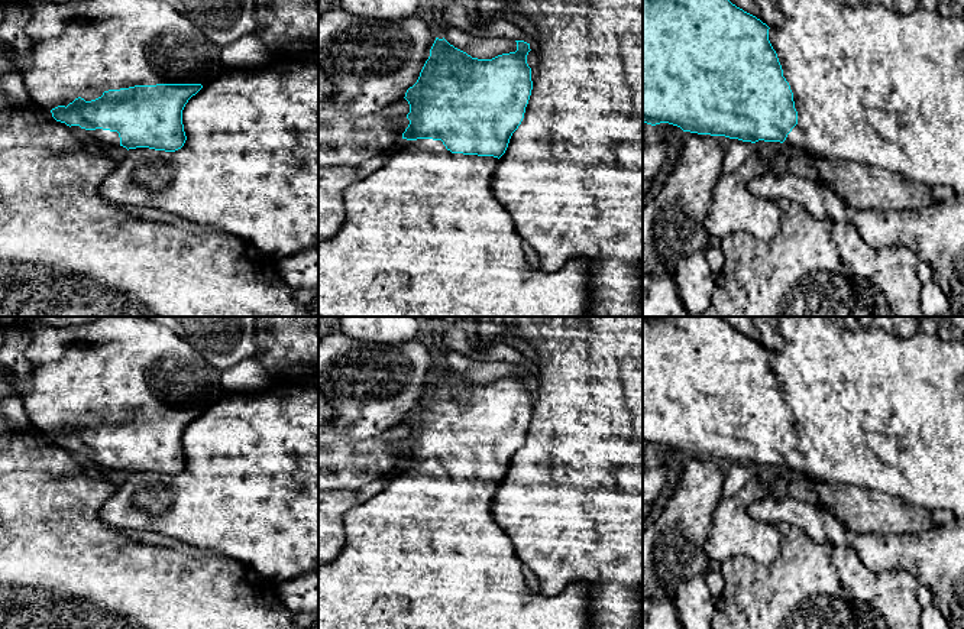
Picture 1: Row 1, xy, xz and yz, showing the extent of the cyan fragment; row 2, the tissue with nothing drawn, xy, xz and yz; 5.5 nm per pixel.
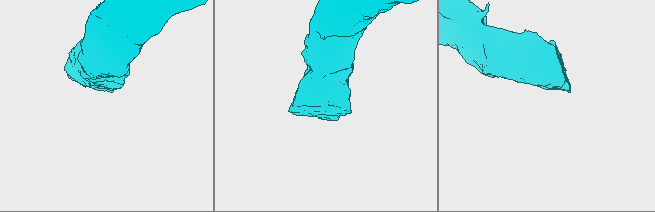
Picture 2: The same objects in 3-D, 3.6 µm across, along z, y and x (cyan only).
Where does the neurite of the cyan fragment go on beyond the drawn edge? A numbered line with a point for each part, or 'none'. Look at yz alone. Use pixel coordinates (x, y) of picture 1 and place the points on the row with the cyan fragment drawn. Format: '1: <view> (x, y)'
1: yz (872, 86)

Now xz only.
1: xz (424, 236)

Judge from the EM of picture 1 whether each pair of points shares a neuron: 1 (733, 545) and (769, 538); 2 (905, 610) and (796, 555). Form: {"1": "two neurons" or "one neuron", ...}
{"1": "one neuron", "2": "one neuron"}

